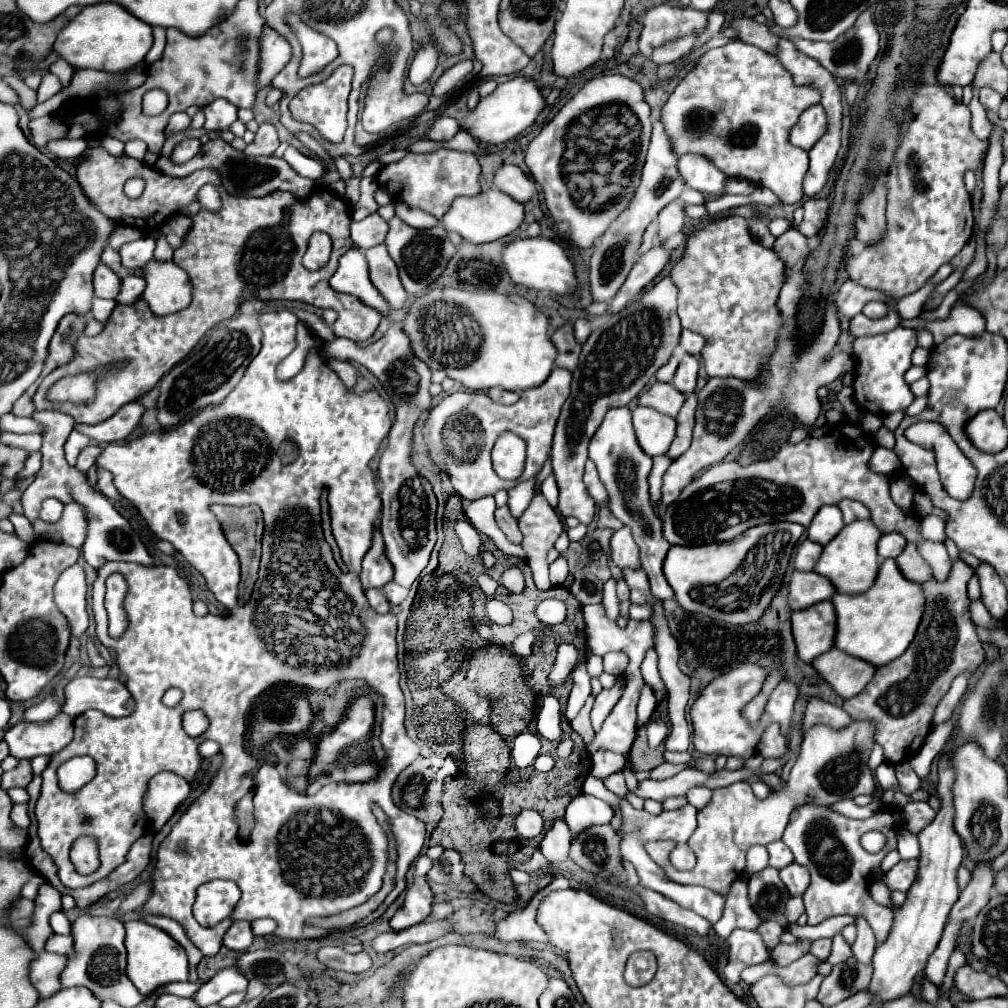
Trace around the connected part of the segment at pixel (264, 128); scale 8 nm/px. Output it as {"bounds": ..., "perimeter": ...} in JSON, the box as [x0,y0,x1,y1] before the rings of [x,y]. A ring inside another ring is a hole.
{"bounds":[243,123,279,157],"perimeter":[[[263,123],[259,127],[259,131],[255,133],[255,139],[253,143],[249,143],[243,153],[247,157],[253,157],[253,155],[273,155],[275,149],[279,147],[279,137],[277,137],[277,129],[271,125],[271,123]]]}

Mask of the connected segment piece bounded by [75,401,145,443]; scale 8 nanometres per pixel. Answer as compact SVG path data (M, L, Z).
M127 403L117 411L117 417L111 417L99 425L77 425L75 429L87 435L89 439L97 439L99 443L113 443L113 441L125 441L137 423L141 421L145 413L145 407L141 403Z

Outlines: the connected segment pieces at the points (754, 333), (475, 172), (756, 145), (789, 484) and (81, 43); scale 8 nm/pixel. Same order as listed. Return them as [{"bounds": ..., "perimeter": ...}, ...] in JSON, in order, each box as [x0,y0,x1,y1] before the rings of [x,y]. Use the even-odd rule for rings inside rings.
[{"bounds":[671,217,785,381],"perimeter":[[[745,217],[715,219],[703,229],[691,233],[685,243],[683,257],[673,265],[671,279],[679,287],[679,319],[685,329],[691,329],[705,337],[705,349],[701,357],[709,377],[737,377],[755,381],[761,377],[761,367],[777,349],[779,329],[783,327],[781,311],[777,309],[777,297],[783,287],[785,265],[777,253],[761,243],[753,241]]]},{"bounds":[379,147,481,219],"perimeter":[[[445,147],[433,153],[407,153],[401,161],[385,165],[383,171],[379,173],[381,185],[385,185],[395,199],[405,201],[411,207],[419,207],[437,219],[441,219],[443,213],[449,211],[449,205],[455,197],[477,195],[481,191],[479,177],[481,177],[481,167],[473,153]]]},{"bounds":[661,39,819,203],"perimeter":[[[735,39],[699,57],[697,69],[687,73],[663,105],[661,123],[679,157],[683,153],[703,155],[729,177],[745,177],[767,187],[781,203],[799,203],[809,155],[789,145],[787,137],[799,115],[819,101],[819,89],[797,87],[775,55]]]},{"bounds":[663,425,951,581],"perimeter":[[[841,425],[839,437],[829,433],[821,439],[805,437],[803,441],[789,445],[765,461],[751,463],[747,467],[737,461],[719,463],[707,469],[703,475],[693,479],[679,499],[667,507],[663,517],[663,535],[671,545],[703,545],[731,541],[745,533],[749,527],[777,521],[791,521],[809,527],[809,521],[821,505],[837,505],[841,499],[855,499],[867,505],[871,521],[883,531],[903,533],[907,541],[917,541],[923,559],[931,565],[933,577],[945,581],[951,569],[951,561],[943,543],[927,541],[919,535],[917,513],[901,511],[889,495],[889,479],[869,469],[873,455],[873,441],[865,435],[859,425]],[[845,429],[851,429],[851,437]]]},{"bounds":[53,3,153,73],"perimeter":[[[97,3],[83,7],[83,11],[59,33],[53,49],[75,69],[95,69],[119,73],[143,63],[153,45],[153,27],[133,17],[117,3]]]}]

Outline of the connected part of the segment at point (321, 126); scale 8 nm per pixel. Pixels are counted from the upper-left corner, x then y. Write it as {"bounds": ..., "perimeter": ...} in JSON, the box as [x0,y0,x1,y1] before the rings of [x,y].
{"bounds":[289,65,353,143],"perimeter":[[[341,65],[323,83],[301,89],[289,103],[293,119],[313,125],[321,133],[321,137],[325,137],[327,141],[341,143],[347,129],[347,97],[351,93],[351,81],[353,81],[353,69],[347,65]]]}

